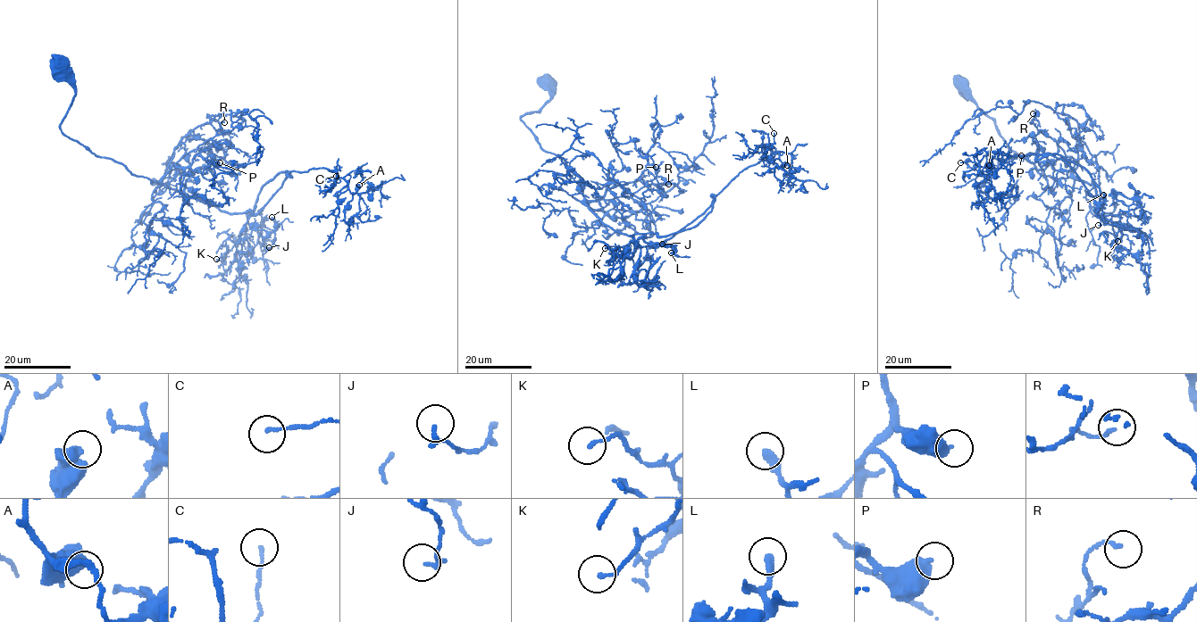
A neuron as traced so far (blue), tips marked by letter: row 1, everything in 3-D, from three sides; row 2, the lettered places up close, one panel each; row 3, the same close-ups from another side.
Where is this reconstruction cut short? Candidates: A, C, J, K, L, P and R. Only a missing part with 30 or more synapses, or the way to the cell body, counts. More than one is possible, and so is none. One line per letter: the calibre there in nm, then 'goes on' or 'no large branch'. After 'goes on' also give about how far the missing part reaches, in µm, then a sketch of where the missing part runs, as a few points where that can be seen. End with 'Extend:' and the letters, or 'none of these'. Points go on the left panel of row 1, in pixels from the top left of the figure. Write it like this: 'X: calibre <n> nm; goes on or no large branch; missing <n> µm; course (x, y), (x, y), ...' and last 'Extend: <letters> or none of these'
A: calibre 400 nm; no large branch
C: calibre 130 nm; no large branch
J: calibre 180 nm; no large branch
K: calibre 140 nm; no large branch
L: calibre 320 nm; no large branch
P: calibre 500 nm; no large branch
R: calibre 130 nm; no large branch
Extend: none of these

